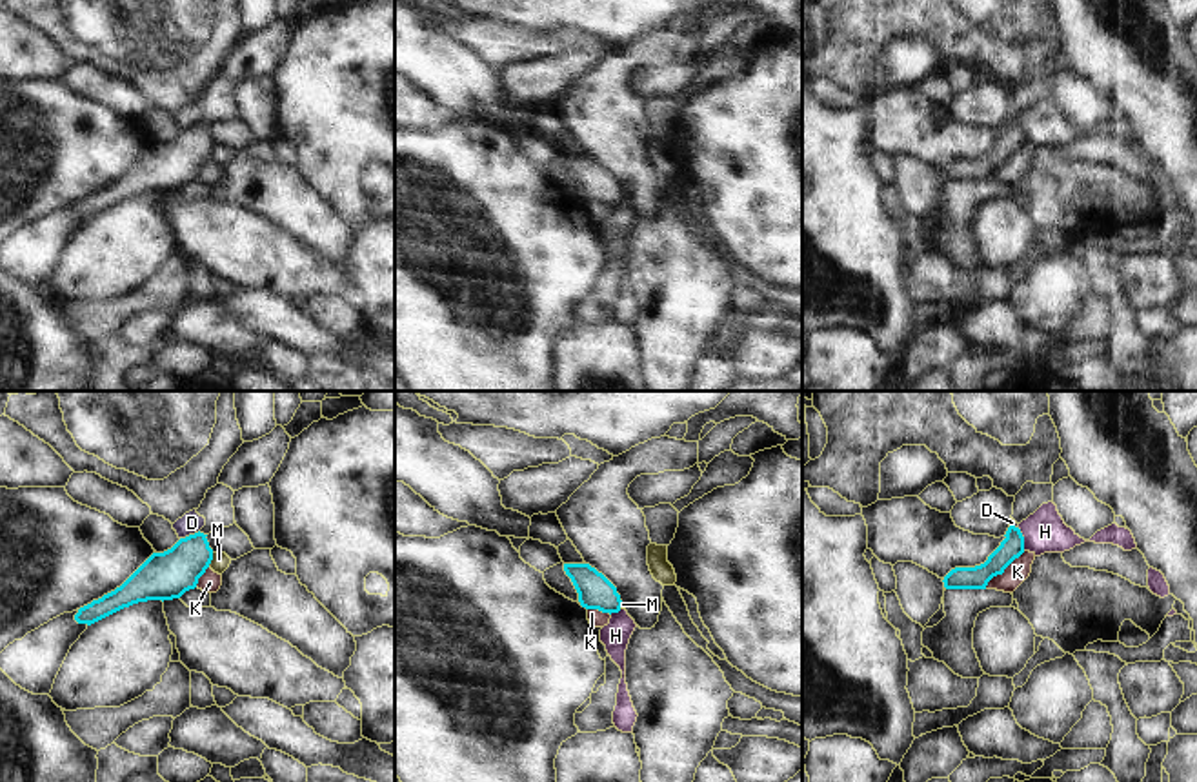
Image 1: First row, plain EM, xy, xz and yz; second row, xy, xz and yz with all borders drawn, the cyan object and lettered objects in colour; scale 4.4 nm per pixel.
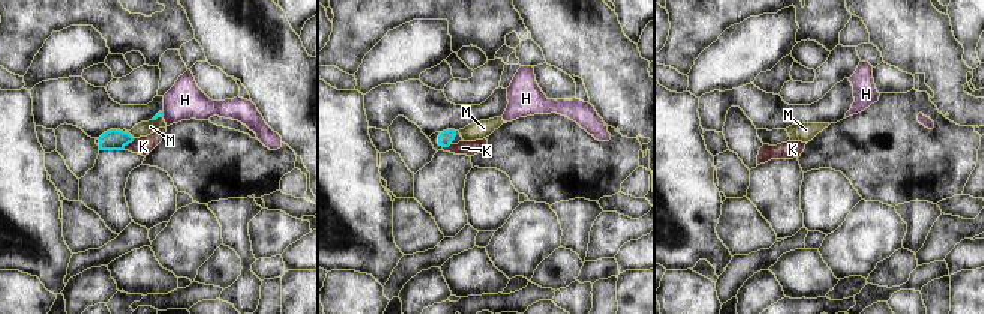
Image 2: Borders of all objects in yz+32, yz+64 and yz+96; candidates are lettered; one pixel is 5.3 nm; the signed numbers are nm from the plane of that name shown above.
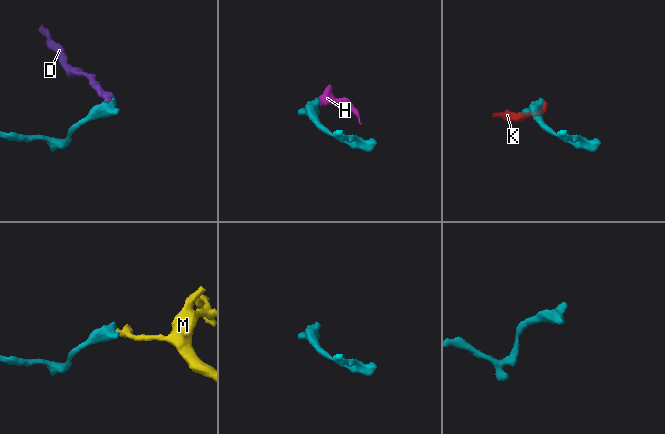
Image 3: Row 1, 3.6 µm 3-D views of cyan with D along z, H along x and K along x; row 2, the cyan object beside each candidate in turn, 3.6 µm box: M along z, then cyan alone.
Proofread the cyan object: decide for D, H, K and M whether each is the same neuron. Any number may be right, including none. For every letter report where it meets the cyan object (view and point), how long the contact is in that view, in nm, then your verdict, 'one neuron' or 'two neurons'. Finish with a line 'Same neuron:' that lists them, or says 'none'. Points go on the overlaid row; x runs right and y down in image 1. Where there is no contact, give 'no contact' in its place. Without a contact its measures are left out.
D: xy (190, 535) | 100 nm | two neurons
H: yz (1023, 539) | 110 nm | two neurons
K: yz (1003, 571) | 240 nm | two neurons
M: xy (211, 559) | 70 nm | two neurons
Same neuron: none

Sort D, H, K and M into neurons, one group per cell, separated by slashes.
D / H M / K

